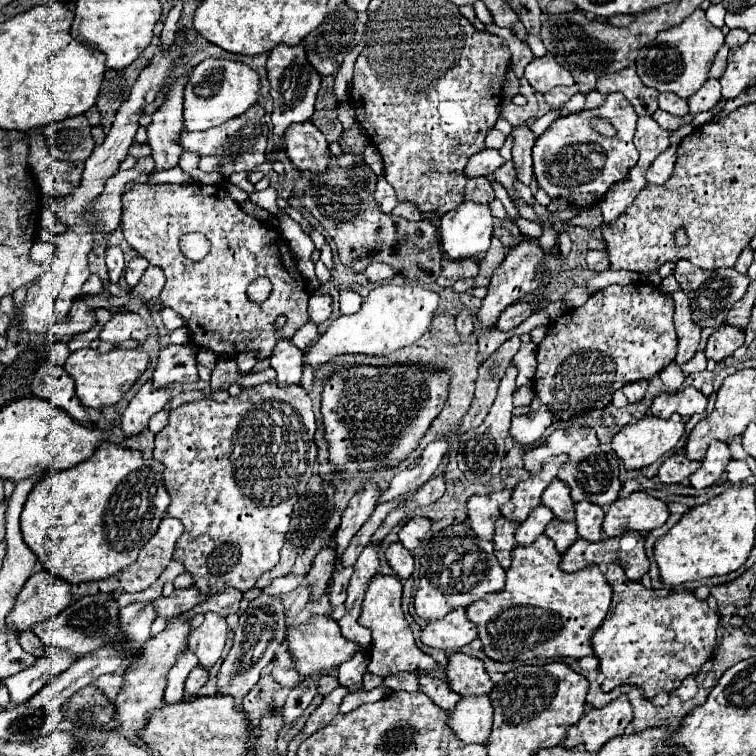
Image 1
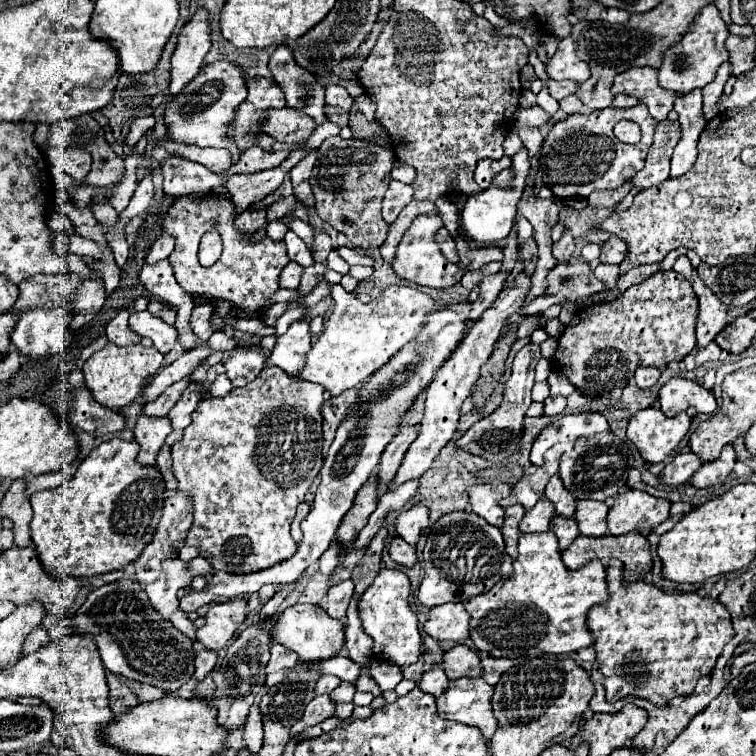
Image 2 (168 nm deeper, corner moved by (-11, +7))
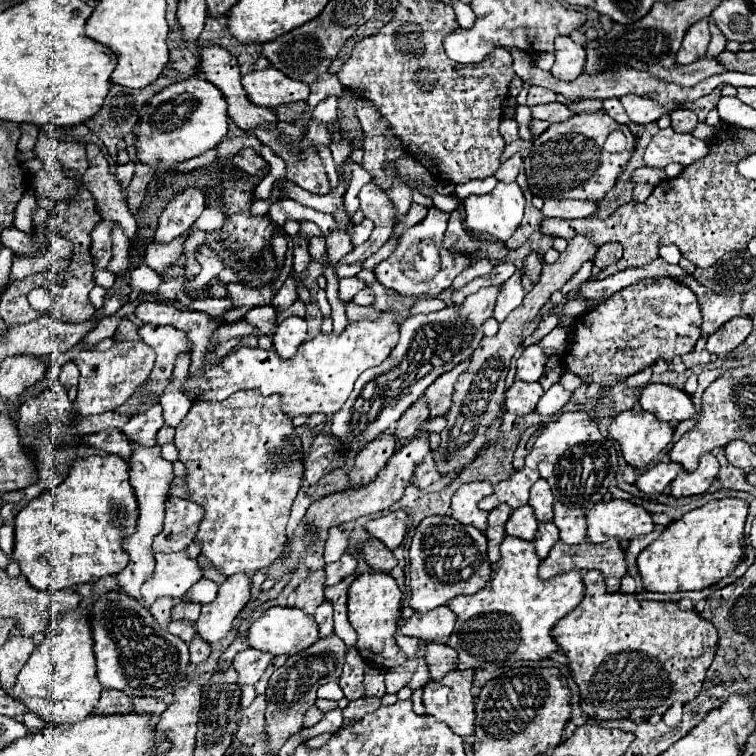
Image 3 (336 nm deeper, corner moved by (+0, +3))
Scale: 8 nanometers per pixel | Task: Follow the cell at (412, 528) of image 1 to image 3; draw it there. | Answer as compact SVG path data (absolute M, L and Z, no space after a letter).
M392 511L384 517L372 519L364 525L364 529L372 537L380 539L388 549L396 549L406 535L406 511Z

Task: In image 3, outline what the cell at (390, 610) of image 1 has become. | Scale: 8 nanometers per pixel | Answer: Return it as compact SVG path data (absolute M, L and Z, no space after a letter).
M366 573L358 575L348 587L348 621L358 633L356 649L362 659L370 665L392 669L406 661L406 655L394 641L394 633L398 629L396 617L400 615L402 591L398 589L394 577L390 573Z

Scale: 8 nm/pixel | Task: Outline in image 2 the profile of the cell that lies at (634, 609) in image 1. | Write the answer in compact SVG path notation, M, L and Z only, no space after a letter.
M611 559L607 565L607 587L609 603L591 609L587 615L587 625L595 635L593 649L597 651L599 671L605 675L607 701L615 703L621 697L635 695L663 705L677 695L691 695L697 681L713 671L723 647L735 635L729 611L717 599L701 597L699 593L665 593L645 581L623 581L619 559Z

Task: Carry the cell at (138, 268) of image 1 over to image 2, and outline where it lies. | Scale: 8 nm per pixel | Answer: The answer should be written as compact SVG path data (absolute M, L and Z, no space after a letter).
M161 235L155 239L155 243L151 245L147 257L145 257L145 263L155 263L155 261L163 261L169 257L169 253L173 251L173 237L167 237L167 235Z

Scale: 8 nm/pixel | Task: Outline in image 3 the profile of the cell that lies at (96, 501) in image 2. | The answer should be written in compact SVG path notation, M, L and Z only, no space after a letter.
M88 457L72 463L64 483L24 505L14 517L14 553L22 575L34 589L58 591L116 575L128 565L120 541L136 529L136 497L122 457Z

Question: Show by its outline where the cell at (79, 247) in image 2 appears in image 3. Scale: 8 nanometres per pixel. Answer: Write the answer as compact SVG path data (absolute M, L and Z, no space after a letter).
M96 269L96 271L94 271L94 283L100 285L100 287L104 287L106 291L114 285L114 279L116 279L116 277L114 277L110 271L106 271L106 269L102 269L102 271Z

